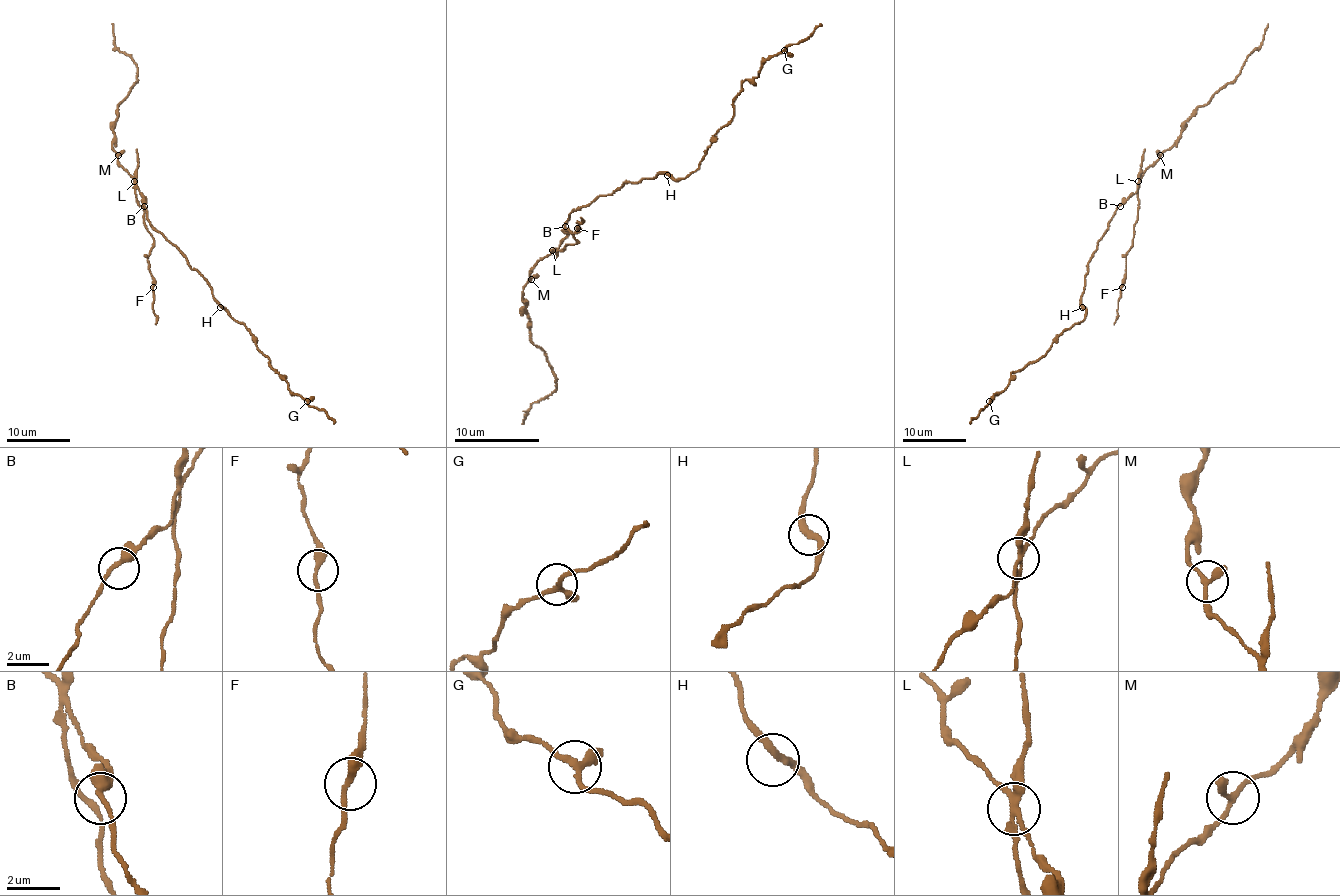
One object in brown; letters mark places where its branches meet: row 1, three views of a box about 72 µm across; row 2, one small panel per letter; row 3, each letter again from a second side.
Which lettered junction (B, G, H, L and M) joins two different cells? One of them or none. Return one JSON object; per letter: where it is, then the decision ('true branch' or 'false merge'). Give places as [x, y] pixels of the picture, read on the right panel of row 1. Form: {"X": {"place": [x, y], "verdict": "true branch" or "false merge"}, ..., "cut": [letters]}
{"B": {"place": [1120, 206], "verdict": "true branch"}, "G": {"place": [989, 401], "verdict": "true branch"}, "H": {"place": [1082, 307], "verdict": "true branch"}, "L": {"place": [1138, 181], "verdict": "false merge"}, "M": {"place": [1160, 155], "verdict": "true branch"}, "cut": ["L"]}

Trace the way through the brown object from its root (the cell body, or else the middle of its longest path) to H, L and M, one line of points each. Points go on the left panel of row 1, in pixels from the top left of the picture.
H: (164, 236), (207, 282), (220, 307)
L: (164, 236), (150, 223), (144, 206), (145, 199), (134, 182)
M: (164, 236), (150, 223), (144, 206), (145, 199), (136, 180), (120, 164), (118, 155)

